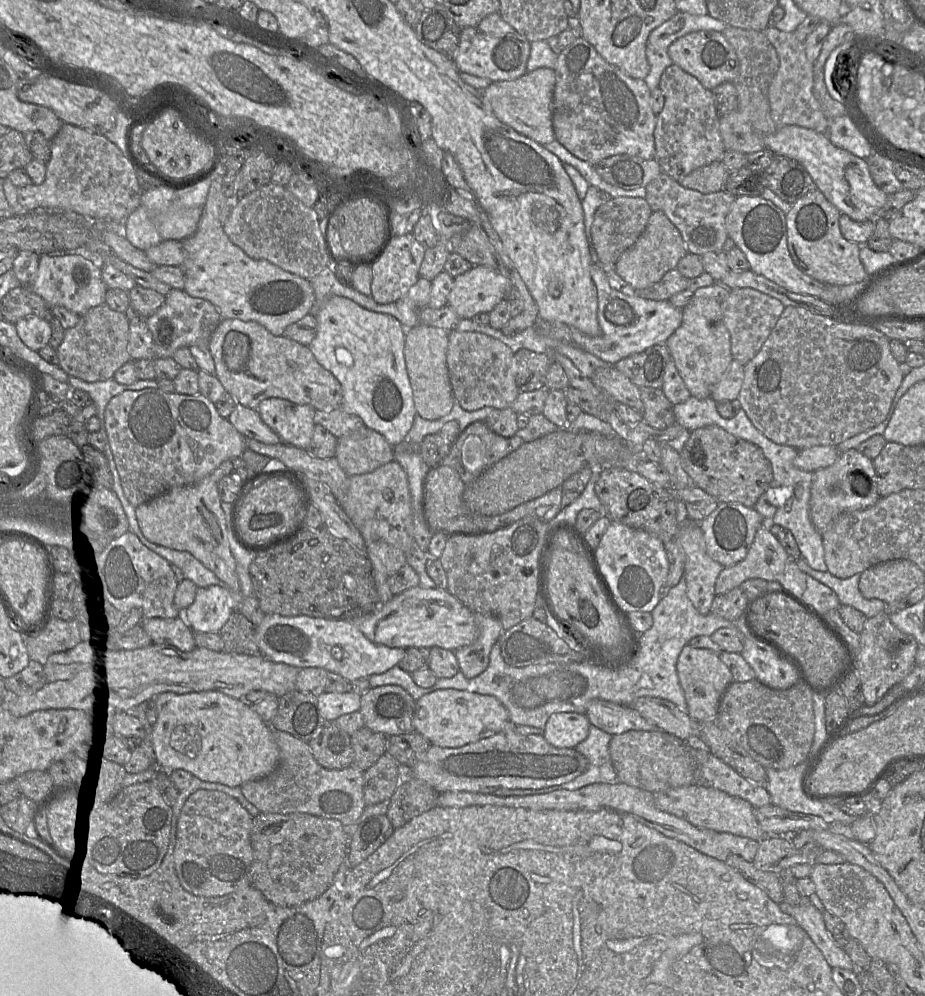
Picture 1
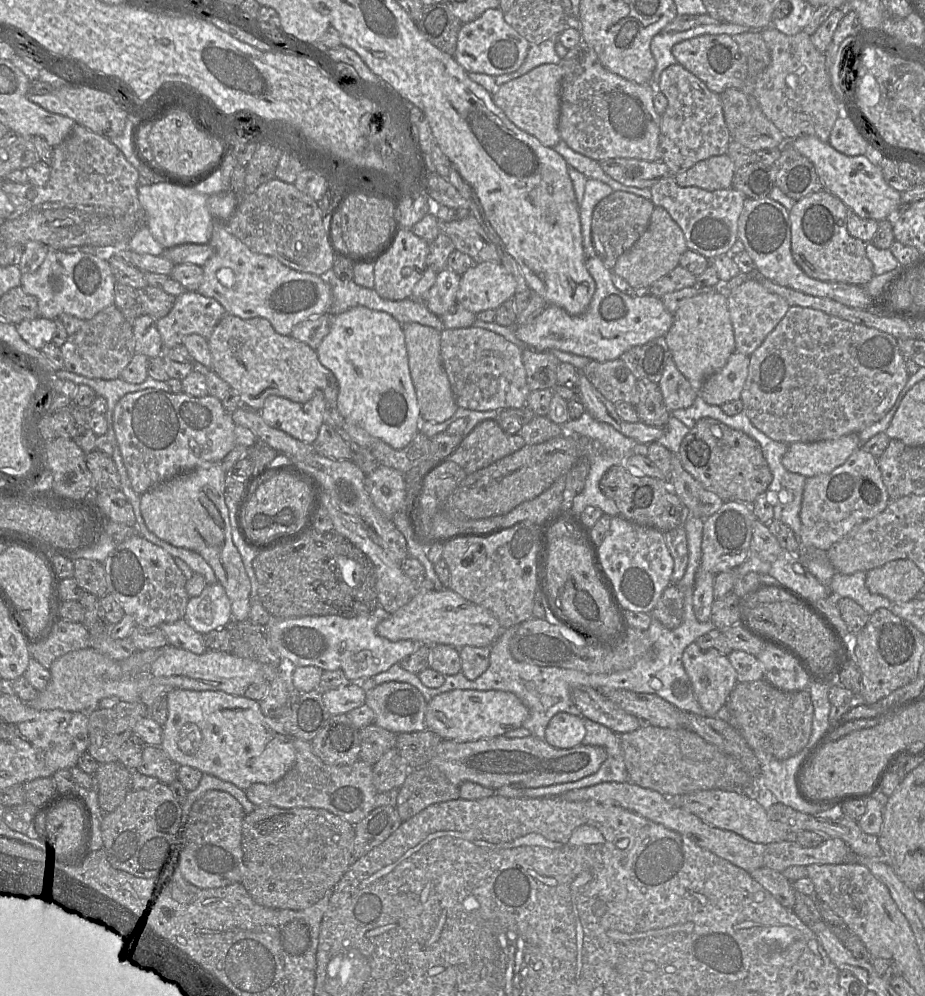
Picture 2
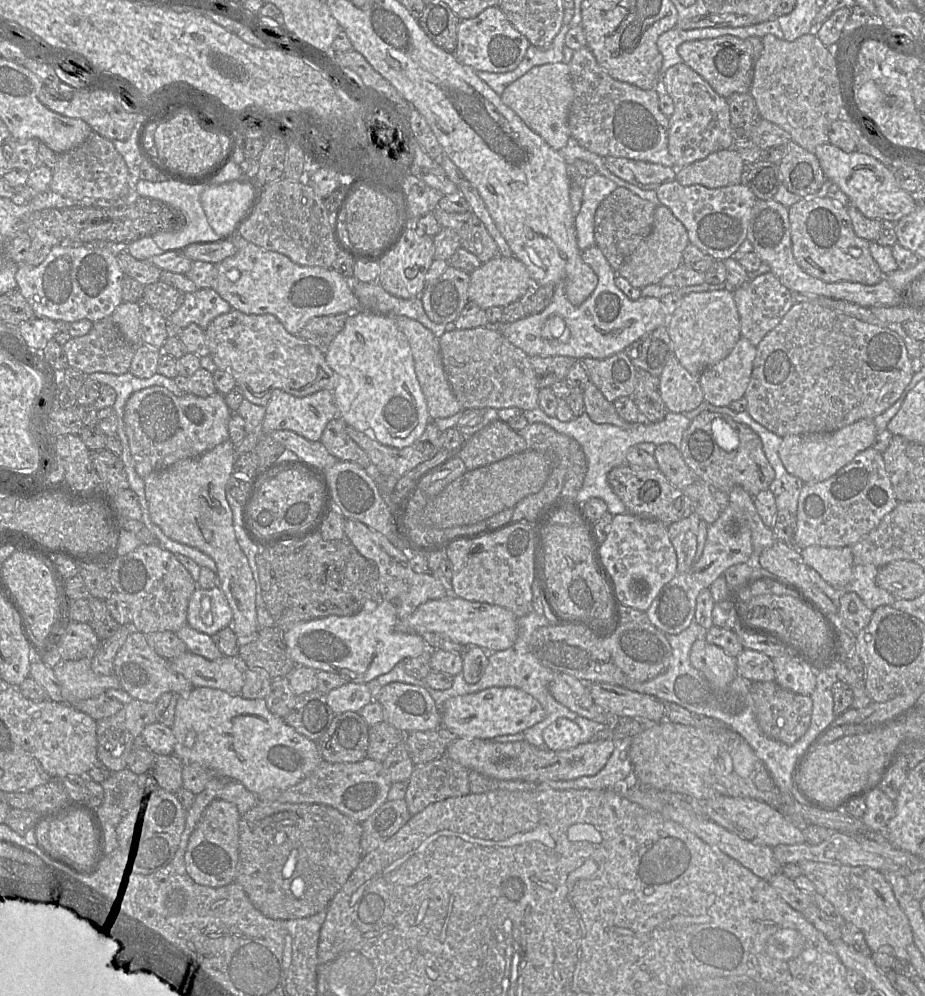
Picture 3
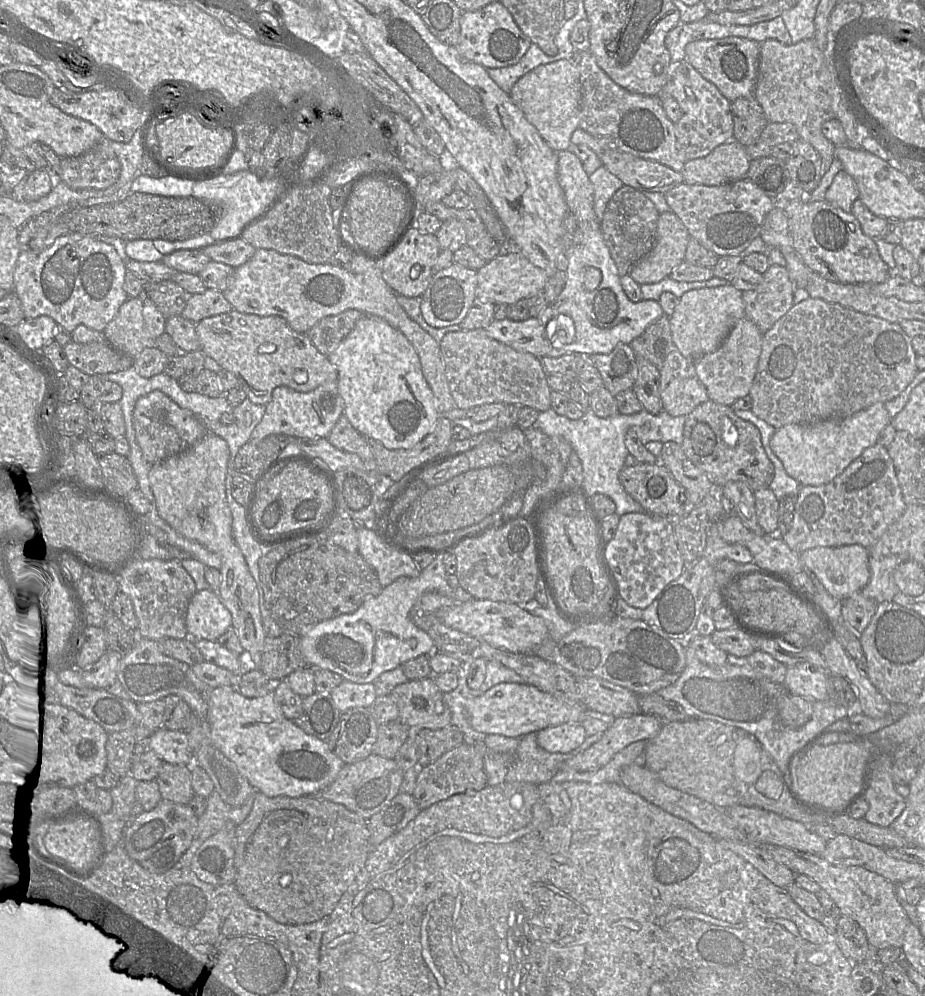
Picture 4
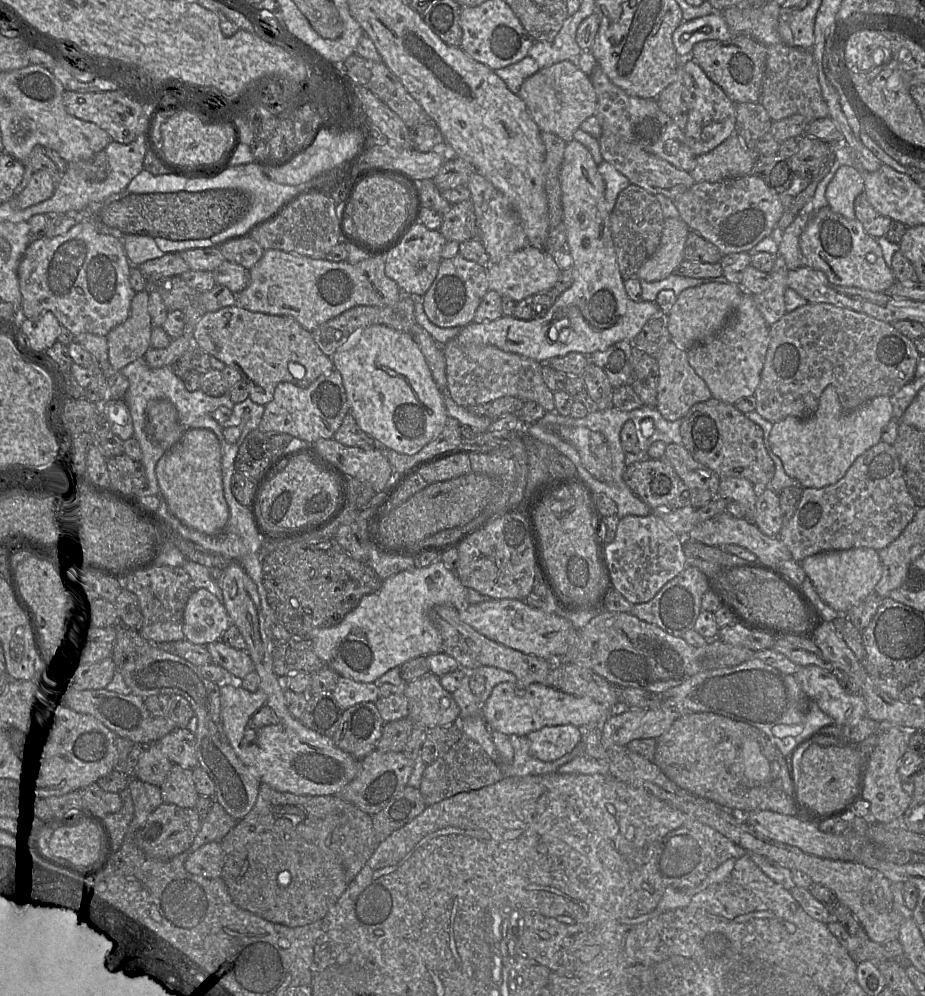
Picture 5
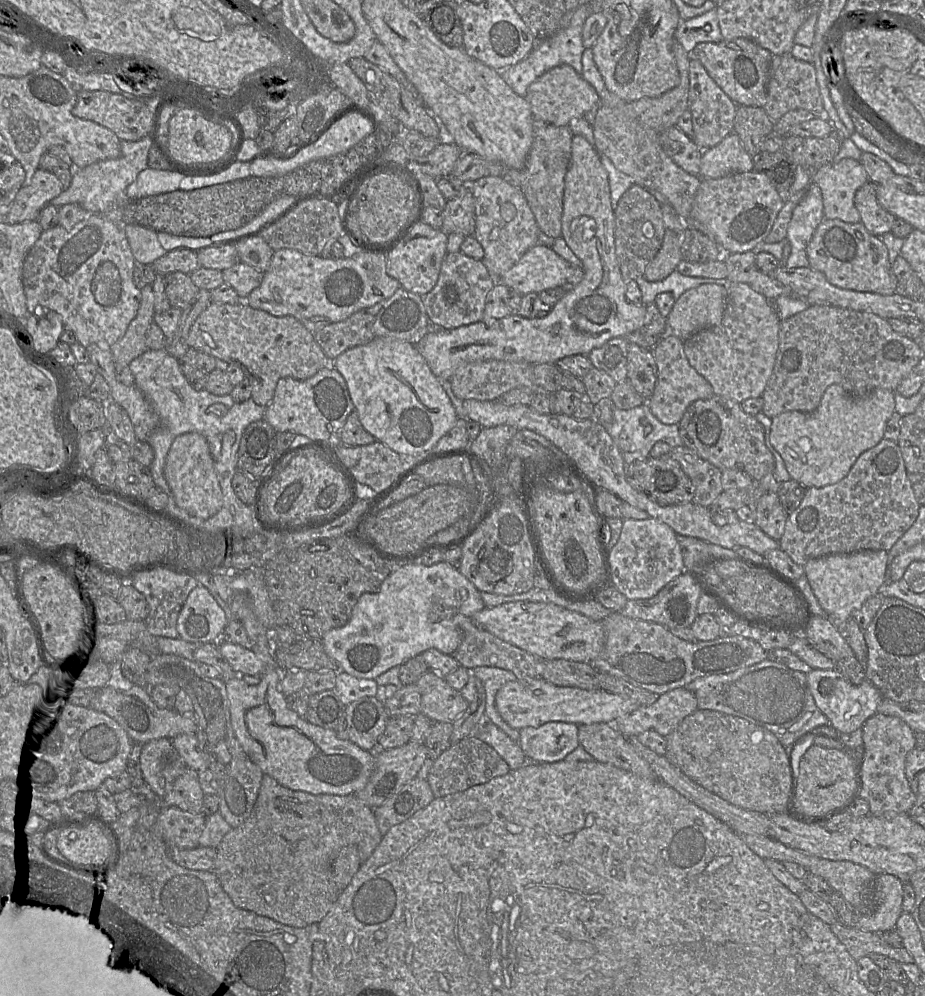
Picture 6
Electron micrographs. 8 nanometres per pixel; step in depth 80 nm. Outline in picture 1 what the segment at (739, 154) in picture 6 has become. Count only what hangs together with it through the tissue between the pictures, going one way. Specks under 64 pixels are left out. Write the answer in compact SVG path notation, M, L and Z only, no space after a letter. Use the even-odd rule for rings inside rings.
M714 161L699 167L678 181L685 188L696 190L702 194L710 194L724 190L730 171L721 161Z

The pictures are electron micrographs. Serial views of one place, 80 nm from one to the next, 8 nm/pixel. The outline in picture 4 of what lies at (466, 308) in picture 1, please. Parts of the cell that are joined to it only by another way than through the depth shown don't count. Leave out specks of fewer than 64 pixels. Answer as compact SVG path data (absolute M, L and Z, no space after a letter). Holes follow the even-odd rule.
M504 249L477 271L476 298L482 302L513 305L521 299L543 293L548 274L516 249Z

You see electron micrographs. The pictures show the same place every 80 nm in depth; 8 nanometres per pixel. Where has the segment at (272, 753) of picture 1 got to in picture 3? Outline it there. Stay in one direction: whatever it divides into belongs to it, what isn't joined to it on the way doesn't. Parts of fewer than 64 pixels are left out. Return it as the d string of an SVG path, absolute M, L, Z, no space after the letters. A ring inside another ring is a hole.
M194 687L186 694L179 694L177 705L175 708L174 723L172 731L176 742L173 754L183 763L197 763L207 769L212 776L220 776L226 779L232 779L243 784L248 790L258 795L265 790L284 791L306 778L321 762L322 757L318 749L317 742L312 741L305 736L299 734L295 729L287 725L283 718L271 713L266 705L265 699L246 699L241 694L232 695L223 690L210 687Z

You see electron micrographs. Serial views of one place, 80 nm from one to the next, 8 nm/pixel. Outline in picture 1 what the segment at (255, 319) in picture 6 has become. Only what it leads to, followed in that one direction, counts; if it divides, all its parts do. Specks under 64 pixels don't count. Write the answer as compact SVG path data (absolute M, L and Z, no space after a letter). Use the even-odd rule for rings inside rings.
M222 319L209 340L215 375L237 403L256 409L267 398L308 404L316 410L341 408L343 391L336 377L320 365L308 346L274 336L255 321Z

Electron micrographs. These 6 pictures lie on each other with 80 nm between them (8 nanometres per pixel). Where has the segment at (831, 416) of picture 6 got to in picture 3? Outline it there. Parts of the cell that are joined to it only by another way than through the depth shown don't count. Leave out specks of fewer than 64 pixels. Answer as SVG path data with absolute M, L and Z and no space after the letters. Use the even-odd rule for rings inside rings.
M862 419L829 433L787 435L782 438L778 455L789 474L804 483L818 483L836 474L858 453L872 447L876 435L874 419Z

